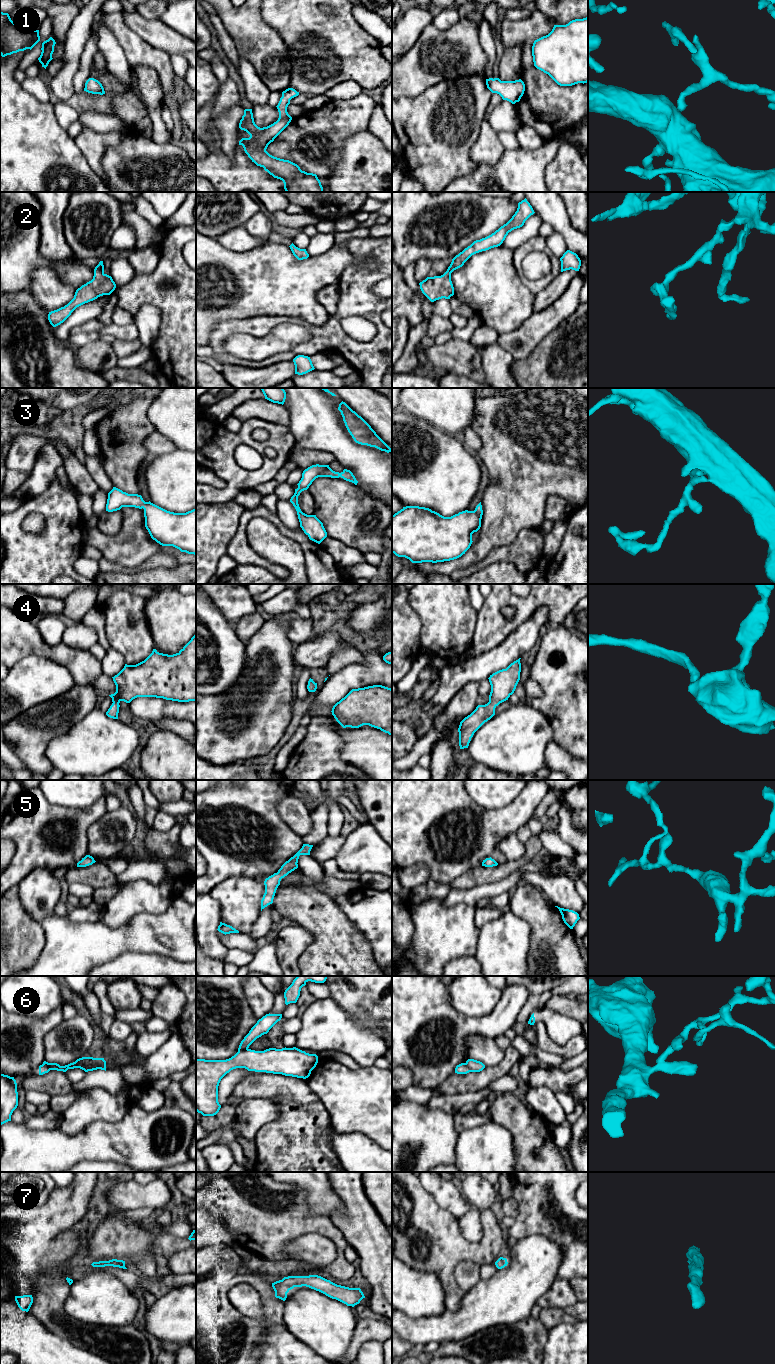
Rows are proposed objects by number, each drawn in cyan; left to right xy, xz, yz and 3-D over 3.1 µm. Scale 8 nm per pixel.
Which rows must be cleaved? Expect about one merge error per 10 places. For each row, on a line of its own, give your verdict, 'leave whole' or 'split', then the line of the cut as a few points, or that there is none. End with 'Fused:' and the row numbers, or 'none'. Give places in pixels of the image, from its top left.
1: leave whole; no cut
2: leave whole; no cut
3: leave whole; no cut
4: leave whole; no cut
5: leave whole; no cut
6: split; cut in xz along (247, 1048), (238, 1051)
7: leave whole; no cut
Fused: 6

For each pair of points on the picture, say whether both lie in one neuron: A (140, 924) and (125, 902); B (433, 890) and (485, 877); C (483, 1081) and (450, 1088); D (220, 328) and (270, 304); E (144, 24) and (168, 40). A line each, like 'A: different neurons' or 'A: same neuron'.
A: different neurons
B: different neurons
C: same neuron
D: different neurons
E: same neuron

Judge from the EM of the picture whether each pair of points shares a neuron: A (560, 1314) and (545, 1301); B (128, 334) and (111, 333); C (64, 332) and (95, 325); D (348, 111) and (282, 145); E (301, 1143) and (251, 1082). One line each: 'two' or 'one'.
A: two
B: one
C: two
D: one
E: one

